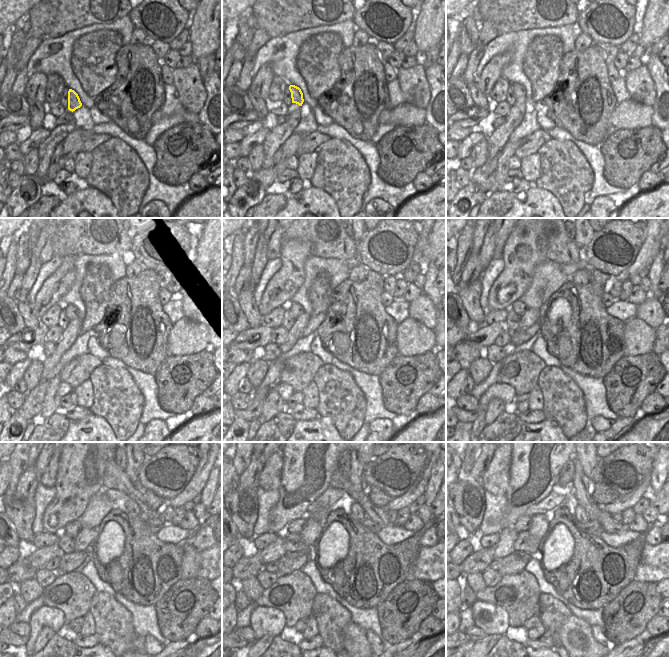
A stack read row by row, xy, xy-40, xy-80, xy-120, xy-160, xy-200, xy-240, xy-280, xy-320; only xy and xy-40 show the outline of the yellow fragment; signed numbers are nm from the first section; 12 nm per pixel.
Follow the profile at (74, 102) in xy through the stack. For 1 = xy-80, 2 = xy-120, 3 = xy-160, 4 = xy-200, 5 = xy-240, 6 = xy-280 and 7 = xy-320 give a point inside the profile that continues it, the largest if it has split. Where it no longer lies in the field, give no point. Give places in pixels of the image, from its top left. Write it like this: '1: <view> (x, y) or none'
1: xy-80 (519, 90)
2: xy-120 (71, 311)
3: xy-160 (296, 310)
4: xy-200 (519, 307)
5: xy-240 (73, 528)
6: xy-280 (296, 526)
7: xy-320 (524, 522)

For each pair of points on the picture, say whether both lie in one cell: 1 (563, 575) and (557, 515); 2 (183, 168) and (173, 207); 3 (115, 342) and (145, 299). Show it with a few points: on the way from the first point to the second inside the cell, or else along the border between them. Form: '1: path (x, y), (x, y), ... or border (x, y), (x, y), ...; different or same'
1: path (579, 559), (580, 536), (573, 527); same
2: border (156, 179), (172, 185), (187, 184); different
3: path (127, 329), (128, 311), (132, 302); same

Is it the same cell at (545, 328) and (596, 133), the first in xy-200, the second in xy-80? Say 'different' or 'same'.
same

